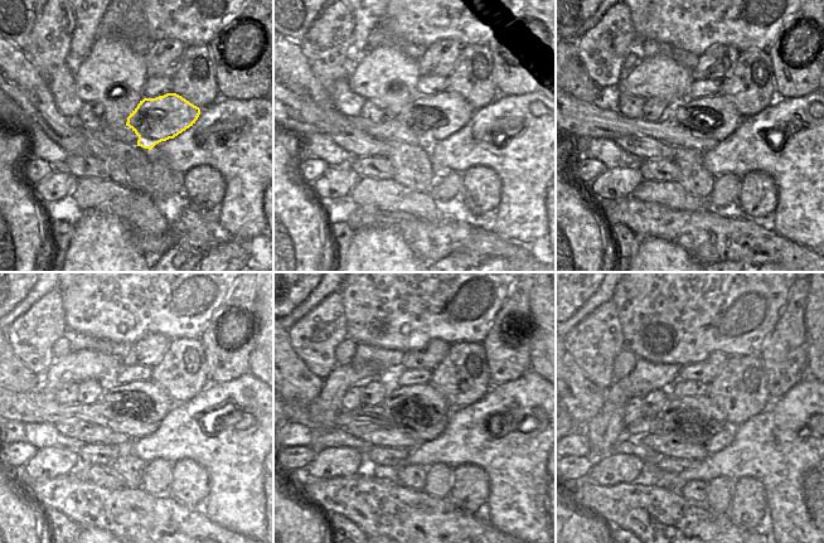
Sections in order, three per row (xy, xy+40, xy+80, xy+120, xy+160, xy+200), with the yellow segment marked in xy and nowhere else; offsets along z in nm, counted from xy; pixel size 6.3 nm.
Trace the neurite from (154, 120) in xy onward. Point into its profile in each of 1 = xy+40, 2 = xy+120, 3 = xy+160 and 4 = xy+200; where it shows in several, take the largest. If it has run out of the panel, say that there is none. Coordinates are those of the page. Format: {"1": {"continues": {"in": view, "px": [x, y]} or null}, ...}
{"1": {"continues": {"in": "xy+40", "px": [436, 117]}}, "2": {"continues": {"in": "xy+120", "px": [145, 400]}}, "3": {"continues": {"in": "xy+160", "px": [422, 401]}}, "4": {"continues": {"in": "xy+200", "px": [686, 410]}}}

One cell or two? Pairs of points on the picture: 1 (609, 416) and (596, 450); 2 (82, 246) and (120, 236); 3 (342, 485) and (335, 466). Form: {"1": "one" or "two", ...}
{"1": "one", "2": "one", "3": "two"}

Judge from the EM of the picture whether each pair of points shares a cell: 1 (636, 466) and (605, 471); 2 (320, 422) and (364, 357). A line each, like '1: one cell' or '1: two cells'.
1: one cell
2: two cells

